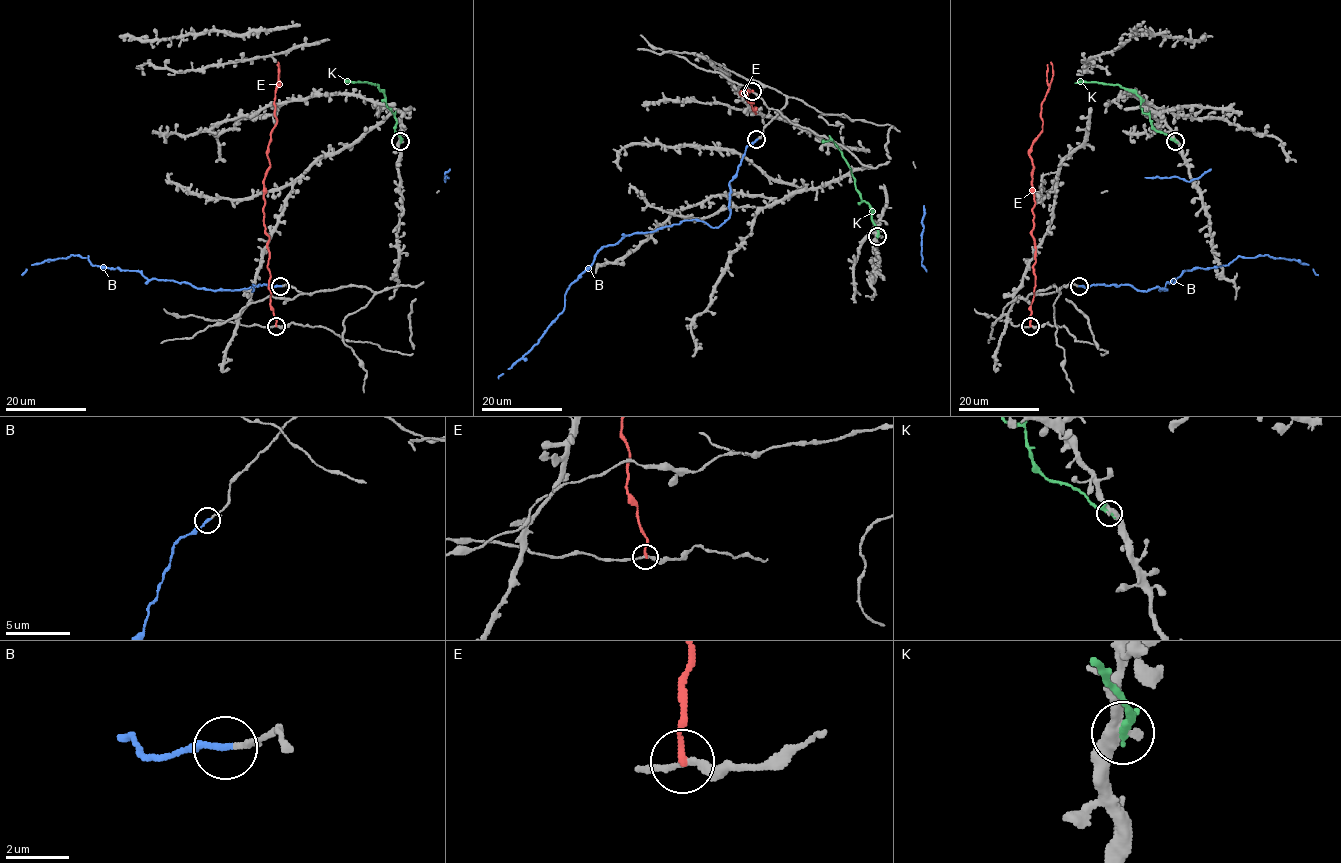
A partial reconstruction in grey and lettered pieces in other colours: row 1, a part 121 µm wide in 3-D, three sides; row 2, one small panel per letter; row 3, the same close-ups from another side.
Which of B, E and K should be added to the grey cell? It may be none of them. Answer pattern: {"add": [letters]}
{"add": ["B"]}

